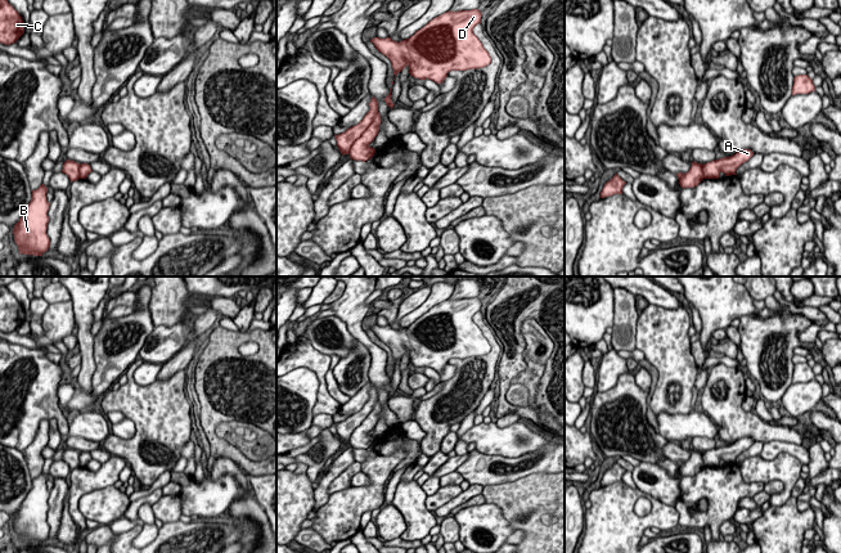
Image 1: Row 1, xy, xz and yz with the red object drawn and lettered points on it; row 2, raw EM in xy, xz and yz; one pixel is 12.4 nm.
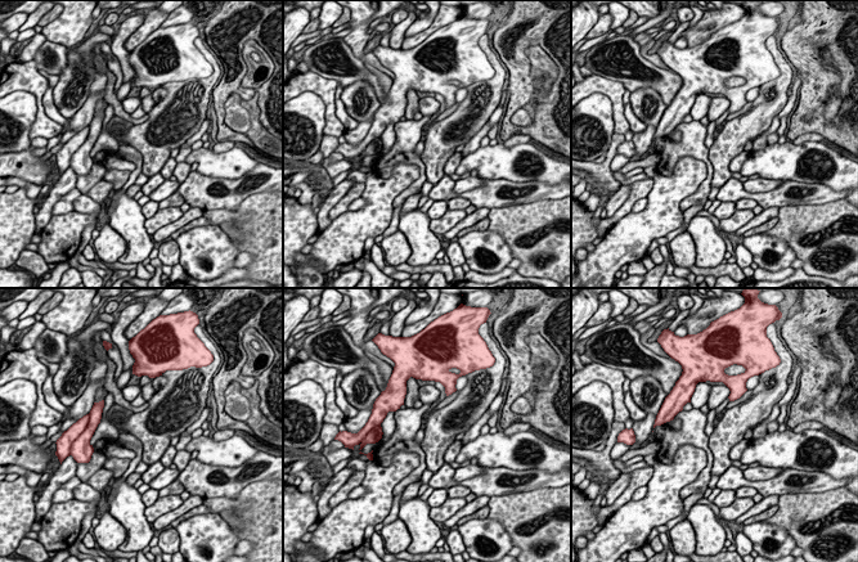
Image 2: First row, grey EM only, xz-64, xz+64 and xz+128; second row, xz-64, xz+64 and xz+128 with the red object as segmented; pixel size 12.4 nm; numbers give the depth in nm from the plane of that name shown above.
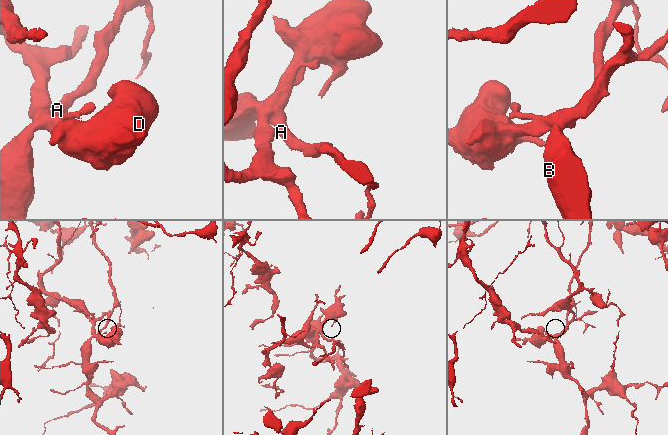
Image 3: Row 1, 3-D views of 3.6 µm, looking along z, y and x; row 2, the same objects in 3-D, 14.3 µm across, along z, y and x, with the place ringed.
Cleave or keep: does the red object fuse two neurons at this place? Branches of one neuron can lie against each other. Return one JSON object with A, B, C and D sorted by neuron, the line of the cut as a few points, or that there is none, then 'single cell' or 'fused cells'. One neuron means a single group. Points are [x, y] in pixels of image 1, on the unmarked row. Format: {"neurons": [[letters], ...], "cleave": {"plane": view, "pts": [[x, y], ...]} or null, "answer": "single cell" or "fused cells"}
{"neurons": [["A"], ["B", "C", "D"]], "cleave": {"plane": "xz", "pts": [[378, 400], [347, 441]]}, "answer": "fused cells"}

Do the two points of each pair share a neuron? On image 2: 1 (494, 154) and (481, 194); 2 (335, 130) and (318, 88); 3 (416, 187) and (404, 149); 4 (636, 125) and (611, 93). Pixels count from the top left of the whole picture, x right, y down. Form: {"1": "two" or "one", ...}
{"1": "two", "2": "one", "3": "one", "4": "two"}

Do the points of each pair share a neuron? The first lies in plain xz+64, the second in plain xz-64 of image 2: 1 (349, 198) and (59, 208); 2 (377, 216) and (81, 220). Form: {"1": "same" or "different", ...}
{"1": "same", "2": "same"}

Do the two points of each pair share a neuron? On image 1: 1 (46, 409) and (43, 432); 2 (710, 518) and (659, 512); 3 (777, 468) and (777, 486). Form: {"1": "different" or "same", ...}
{"1": "different", "2": "different", "3": "different"}

